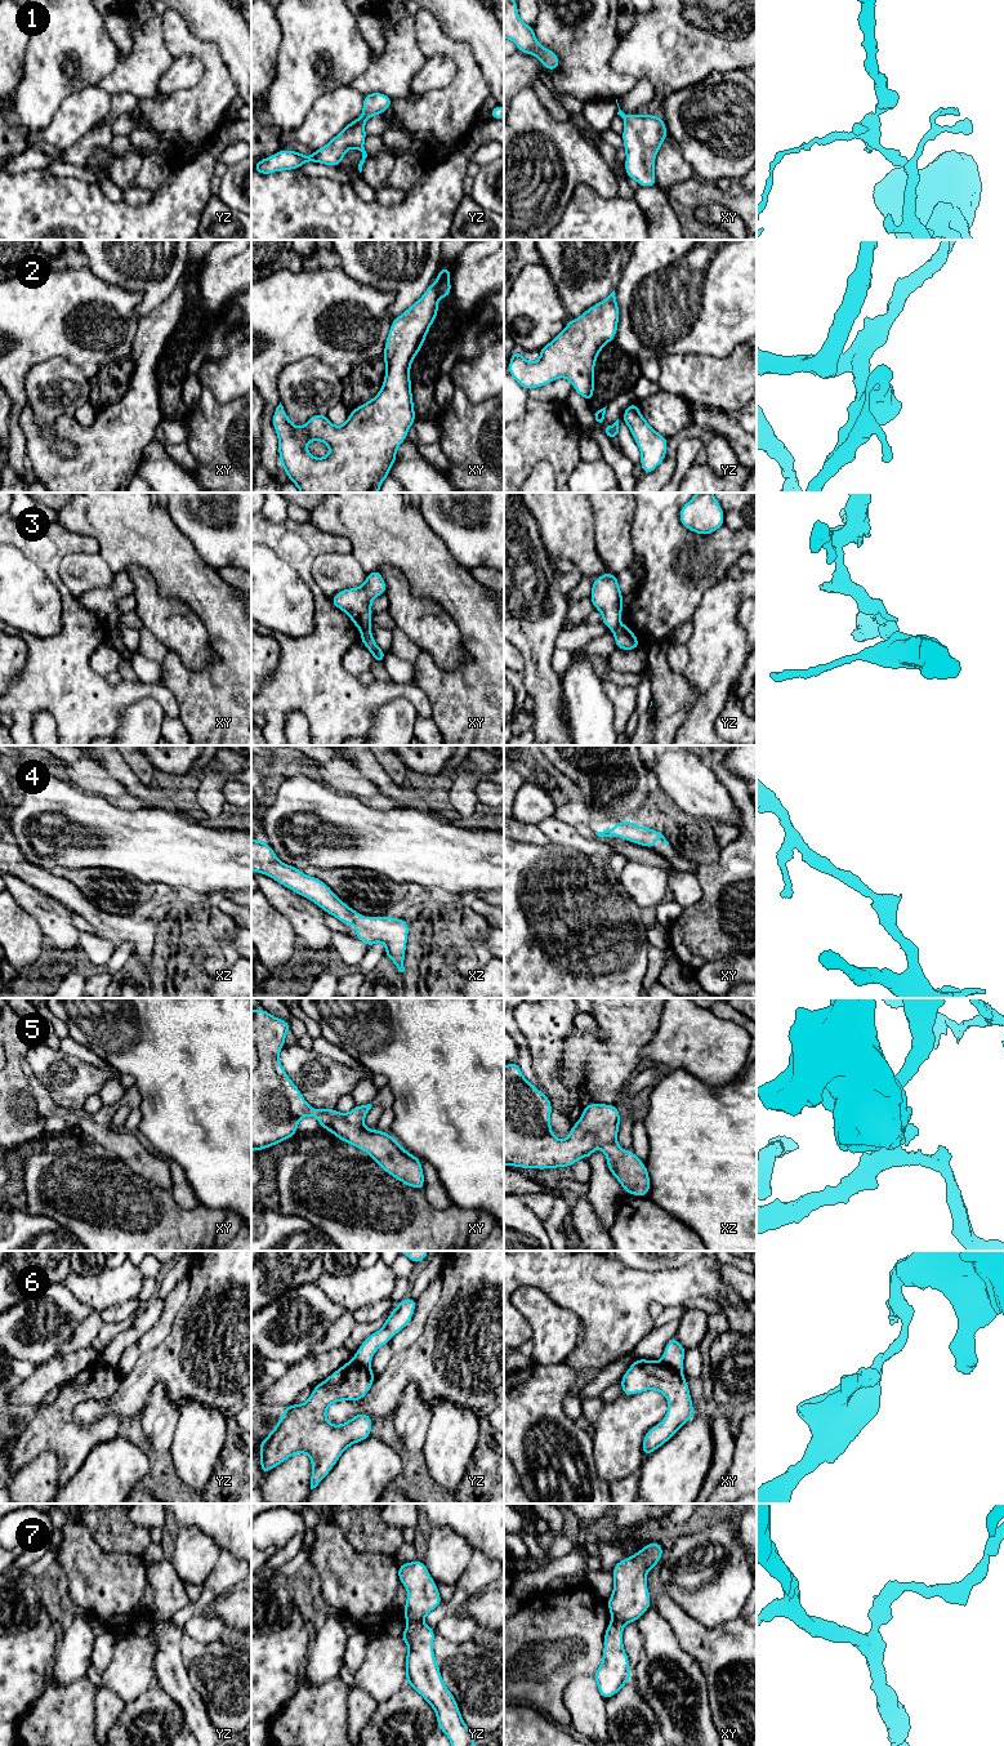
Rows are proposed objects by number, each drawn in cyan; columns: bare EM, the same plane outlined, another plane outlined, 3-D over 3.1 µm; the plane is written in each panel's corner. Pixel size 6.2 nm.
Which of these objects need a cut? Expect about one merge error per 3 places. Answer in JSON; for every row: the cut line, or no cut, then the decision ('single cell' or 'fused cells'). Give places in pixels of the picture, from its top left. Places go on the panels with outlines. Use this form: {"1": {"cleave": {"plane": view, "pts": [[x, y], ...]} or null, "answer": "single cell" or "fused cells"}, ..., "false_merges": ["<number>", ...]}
{"1": {"cleave": null, "answer": "single cell"}, "2": {"cleave": null, "answer": "single cell"}, "3": {"cleave": {"plane": "xy", "pts": [[369, 627], [361, 631]]}, "answer": "fused cells"}, "4": {"cleave": null, "answer": "single cell"}, "5": {"cleave": null, "answer": "single cell"}, "6": {"cleave": {"plane": "xy", "pts": [[661, 1361], [681, 1373]]}, "answer": "fused cells"}, "7": {"cleave": {"plane": "yz", "pts": [[422, 1620], [411, 1620], [409, 1622]]}, "answer": "fused cells"}, "false_merges": ["3", "6", "7"]}

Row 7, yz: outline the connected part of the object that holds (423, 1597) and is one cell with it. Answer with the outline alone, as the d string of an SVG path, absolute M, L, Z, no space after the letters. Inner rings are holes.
M424 1562L398 1564L398 1581L407 1589L407 1600L402 1613L409 1622L423 1621L442 1603L438 1587Z

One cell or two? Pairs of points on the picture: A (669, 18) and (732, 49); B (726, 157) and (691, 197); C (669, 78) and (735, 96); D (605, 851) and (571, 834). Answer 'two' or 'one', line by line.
A: one
B: two
C: two
D: one

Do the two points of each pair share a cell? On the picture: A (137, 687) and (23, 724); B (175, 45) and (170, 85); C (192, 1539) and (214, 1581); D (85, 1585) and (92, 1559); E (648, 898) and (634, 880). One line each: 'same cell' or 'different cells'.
A: same cell
B: different cells
C: different cells
D: same cell
E: same cell

